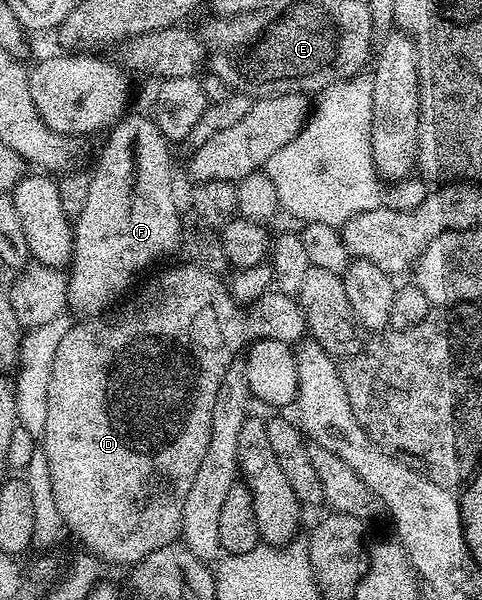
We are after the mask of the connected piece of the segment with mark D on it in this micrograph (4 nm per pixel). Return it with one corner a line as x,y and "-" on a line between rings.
180,266
157,276
117,317
113,324
105,318
85,318
74,323
64,334
59,348
55,352
51,365
50,386
47,387
46,429
39,441
40,451
47,454
47,470
51,470
51,494
55,494
55,506
59,506
62,525
77,535
84,551
98,561
109,564
132,566
143,558
163,550
163,546
174,543
180,537
183,522
183,501
191,490
191,482
207,451
207,442
211,442
211,410
215,410
215,394
219,394
219,382
223,374
242,355
243,349
255,340
278,340
293,346
306,335
305,319
296,299
282,292
270,290
264,296
244,308
233,299
232,292
218,277
201,268

